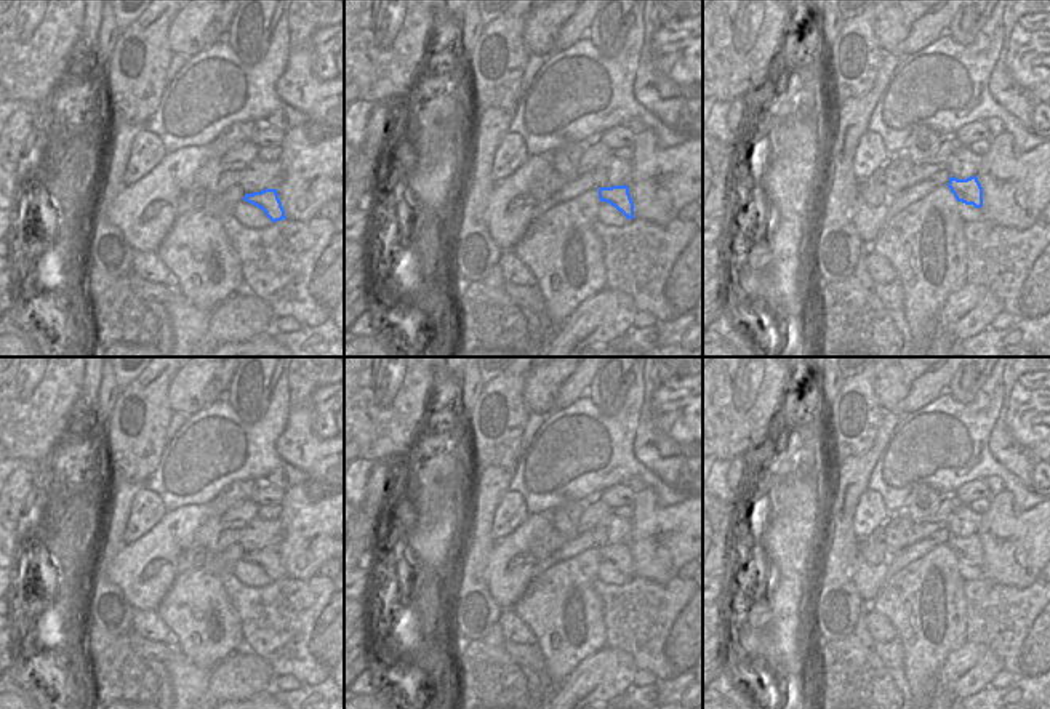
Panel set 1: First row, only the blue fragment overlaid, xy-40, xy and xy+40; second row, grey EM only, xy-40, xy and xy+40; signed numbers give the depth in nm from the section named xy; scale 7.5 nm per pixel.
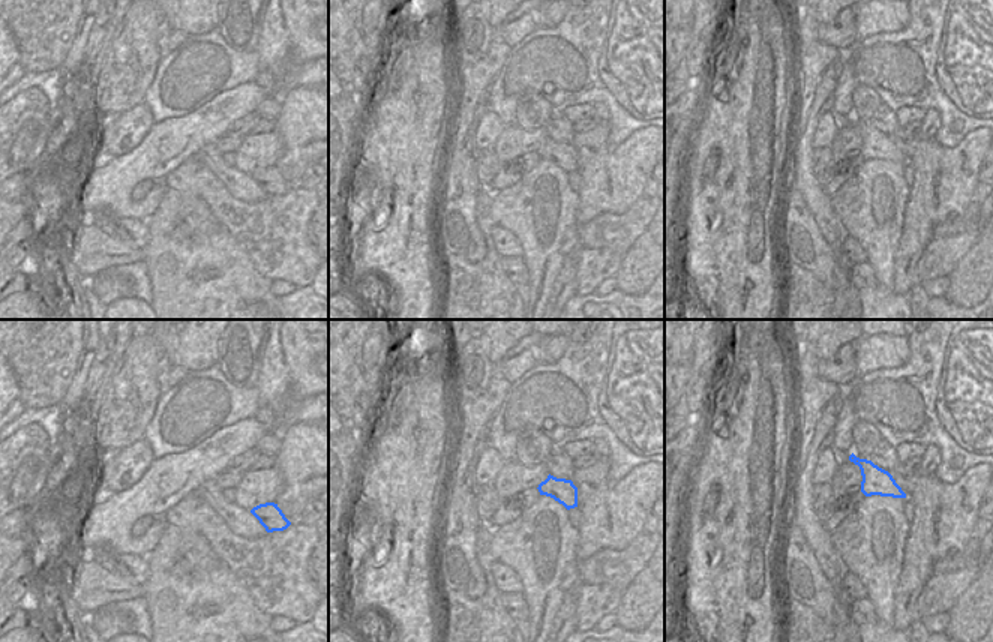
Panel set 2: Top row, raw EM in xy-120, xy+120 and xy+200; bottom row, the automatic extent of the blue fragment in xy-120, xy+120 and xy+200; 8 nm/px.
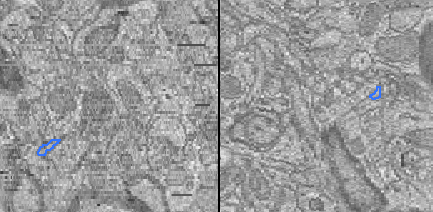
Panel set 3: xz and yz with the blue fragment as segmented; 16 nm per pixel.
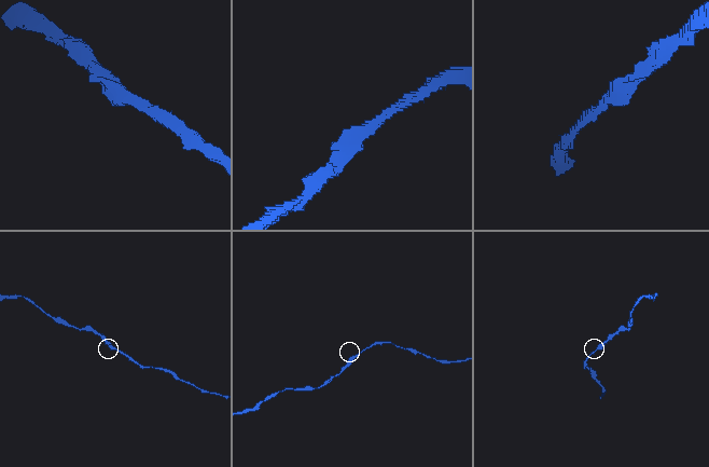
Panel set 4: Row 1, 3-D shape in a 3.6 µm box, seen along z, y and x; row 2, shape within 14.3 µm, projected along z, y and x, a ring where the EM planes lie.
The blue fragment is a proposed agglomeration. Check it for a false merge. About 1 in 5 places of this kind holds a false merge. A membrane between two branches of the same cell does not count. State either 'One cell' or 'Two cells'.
One cell

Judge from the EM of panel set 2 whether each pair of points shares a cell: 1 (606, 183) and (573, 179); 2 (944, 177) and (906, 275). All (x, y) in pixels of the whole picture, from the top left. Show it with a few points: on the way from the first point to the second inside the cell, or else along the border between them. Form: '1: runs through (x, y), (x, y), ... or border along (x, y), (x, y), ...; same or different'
1: border along (576, 171), (581, 179), (578, 191); different
2: runs through (936, 201), (918, 221), (912, 251); same

